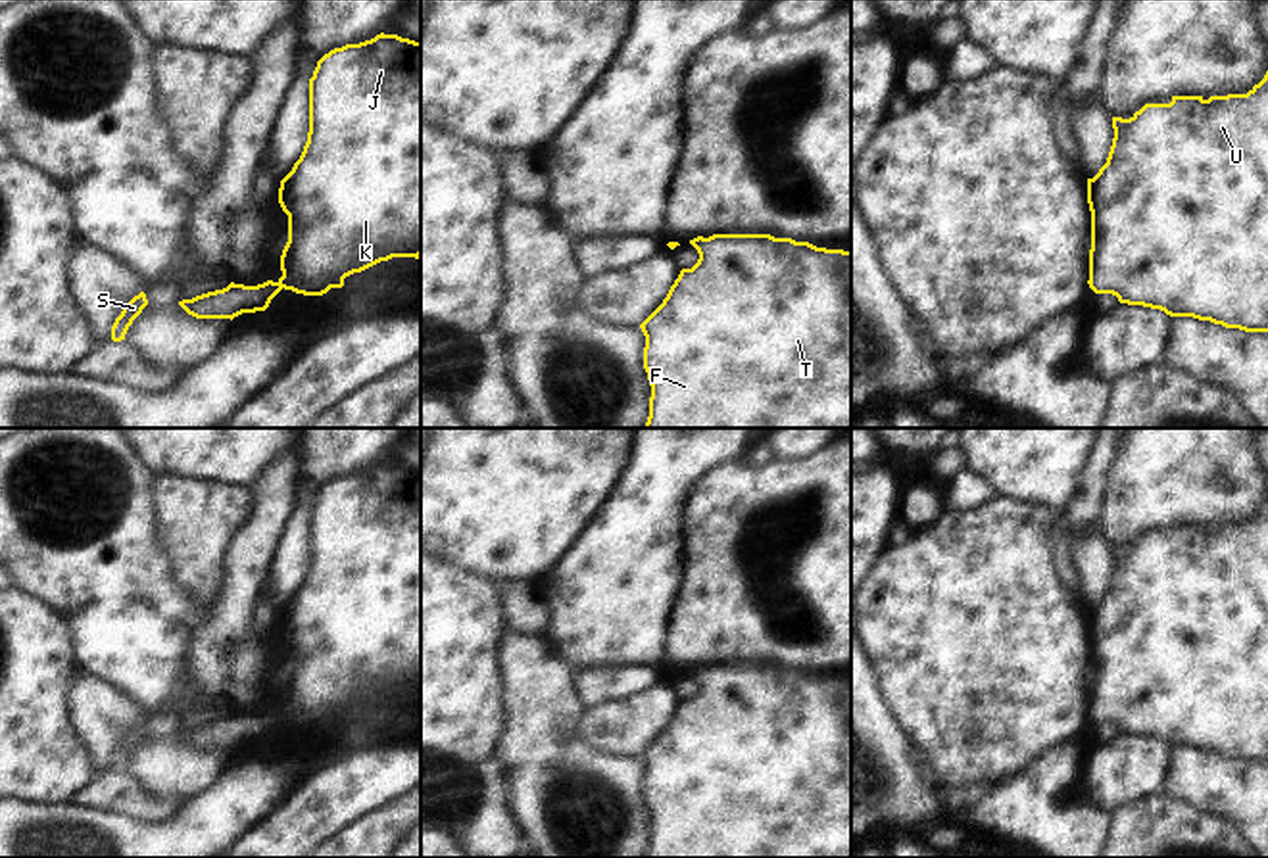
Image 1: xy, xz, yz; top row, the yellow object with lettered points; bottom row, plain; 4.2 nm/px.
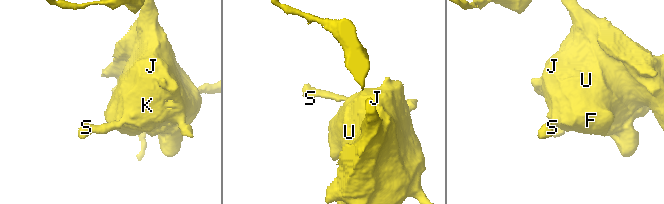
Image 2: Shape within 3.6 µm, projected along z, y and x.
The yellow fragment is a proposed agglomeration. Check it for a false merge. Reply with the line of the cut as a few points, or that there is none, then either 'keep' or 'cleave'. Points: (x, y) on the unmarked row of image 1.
no cut; keep

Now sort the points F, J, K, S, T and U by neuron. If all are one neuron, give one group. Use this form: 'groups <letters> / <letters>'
groups F J K S T U

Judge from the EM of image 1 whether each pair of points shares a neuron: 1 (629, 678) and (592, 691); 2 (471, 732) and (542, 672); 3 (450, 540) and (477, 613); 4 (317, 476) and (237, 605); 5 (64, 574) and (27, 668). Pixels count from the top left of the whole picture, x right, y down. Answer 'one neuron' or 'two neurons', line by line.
1: one neuron
2: two neurons
3: two neurons
4: two neurons
5: two neurons

